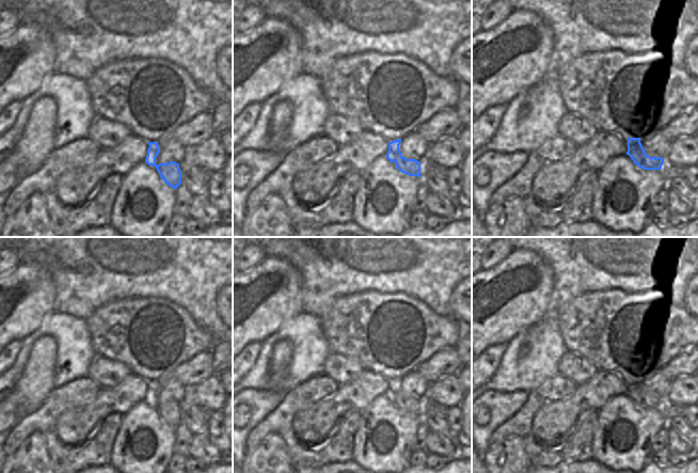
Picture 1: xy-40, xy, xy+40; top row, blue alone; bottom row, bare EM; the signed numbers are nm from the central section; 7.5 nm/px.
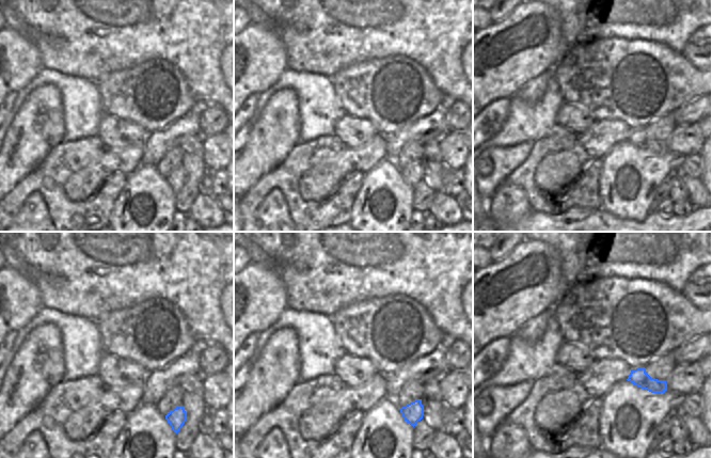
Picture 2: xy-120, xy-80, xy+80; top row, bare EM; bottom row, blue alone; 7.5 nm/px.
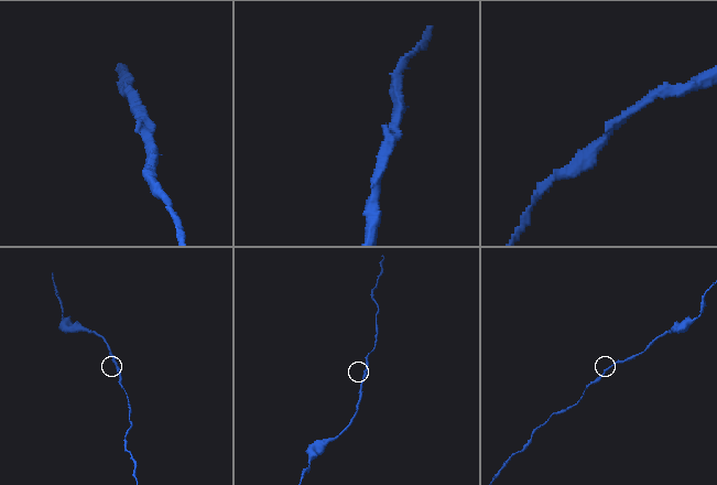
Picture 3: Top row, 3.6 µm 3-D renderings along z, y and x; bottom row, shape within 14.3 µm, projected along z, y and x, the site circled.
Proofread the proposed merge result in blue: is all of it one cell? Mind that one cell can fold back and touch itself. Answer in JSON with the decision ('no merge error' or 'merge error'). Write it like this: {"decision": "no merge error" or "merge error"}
{"decision": "no merge error"}

